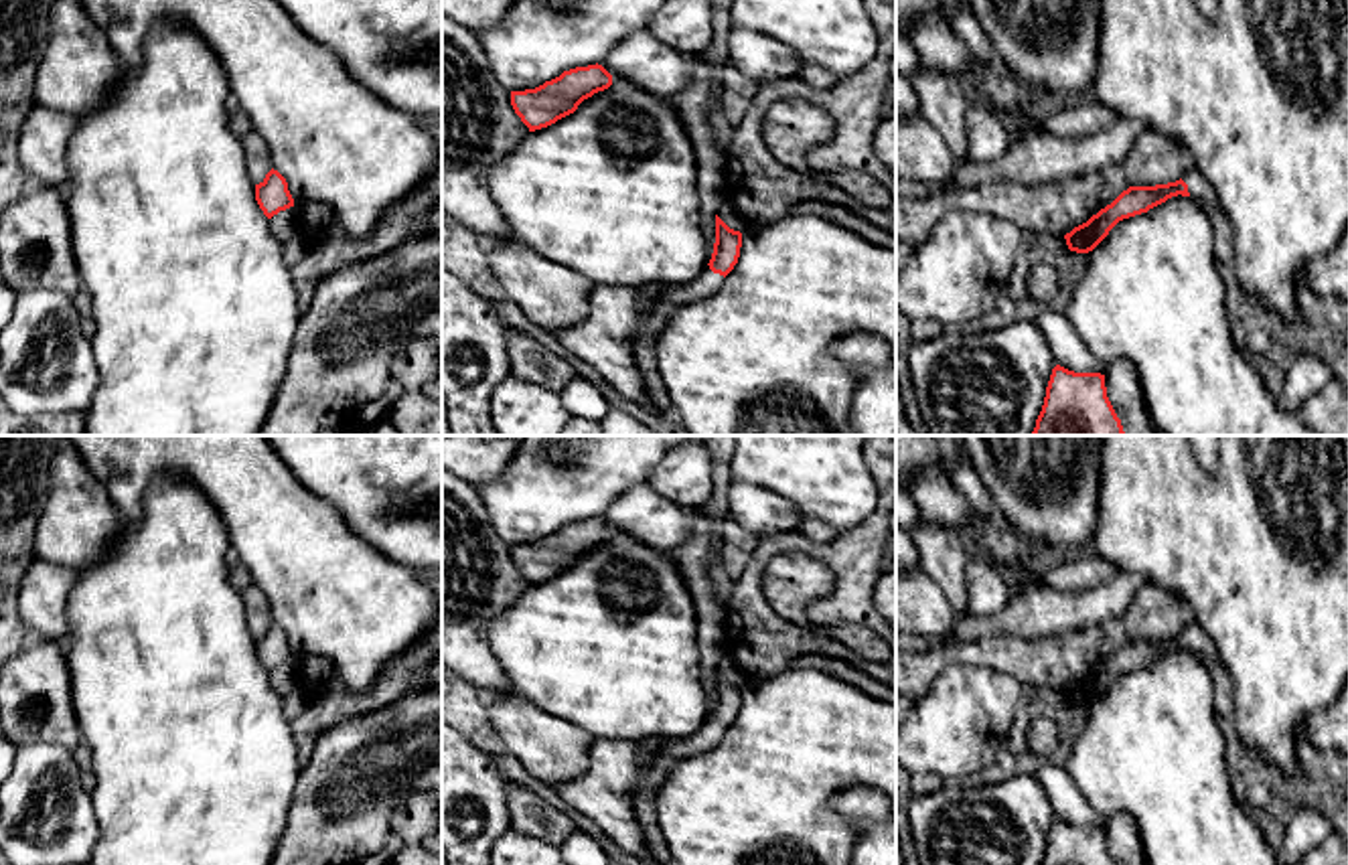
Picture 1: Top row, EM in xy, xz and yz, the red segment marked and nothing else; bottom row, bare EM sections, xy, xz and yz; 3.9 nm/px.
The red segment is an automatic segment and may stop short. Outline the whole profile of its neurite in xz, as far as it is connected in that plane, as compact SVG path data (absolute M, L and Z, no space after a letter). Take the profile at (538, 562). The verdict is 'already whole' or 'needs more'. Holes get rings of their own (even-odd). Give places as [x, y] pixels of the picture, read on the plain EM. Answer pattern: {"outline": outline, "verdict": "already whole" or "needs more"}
{"outline": "M602 519L576 521L535 543L511 545L511 559L529 585L535 585L574 567L584 553L610 539L612 529Z", "verdict": "already whole"}

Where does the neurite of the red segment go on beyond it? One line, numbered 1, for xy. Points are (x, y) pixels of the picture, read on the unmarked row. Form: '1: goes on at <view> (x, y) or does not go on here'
1: does not go on here

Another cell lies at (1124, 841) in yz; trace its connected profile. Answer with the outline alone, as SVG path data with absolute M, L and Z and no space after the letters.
M1127 812L1107 816L1105 841L1115 865L1147 865L1137 822Z

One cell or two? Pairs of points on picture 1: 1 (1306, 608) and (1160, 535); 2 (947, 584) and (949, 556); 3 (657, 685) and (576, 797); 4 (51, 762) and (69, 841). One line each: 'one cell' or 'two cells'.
1: one cell
2: one cell
3: two cells
4: one cell

